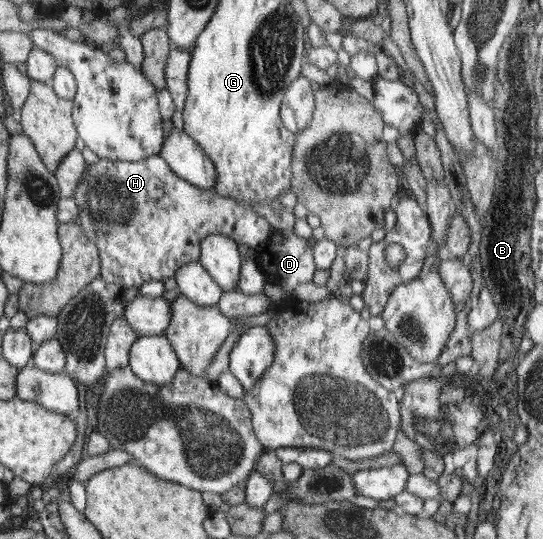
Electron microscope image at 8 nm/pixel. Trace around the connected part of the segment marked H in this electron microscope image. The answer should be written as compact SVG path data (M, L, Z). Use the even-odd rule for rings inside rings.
M153 155L136 162L99 158L97 163L87 165L85 174L83 175L83 181L81 184L78 184L72 197L75 199L76 205L78 206L78 217L75 223L78 223L81 226L86 237L94 242L98 251L100 251L102 266L101 277L110 283L122 282L123 286L127 288L140 288L146 281L163 281L166 277L175 277L178 269L184 266L185 263L196 262L200 259L201 243L207 235L222 234L223 236L232 237L236 243L248 244L249 246L256 248L269 237L269 231L271 230L268 221L262 215L254 212L252 208L244 207L241 203L238 203L231 197L222 197L214 189L206 190L204 188L199 188L194 184L191 184L188 180L182 179L181 176L166 163L166 160L161 155Z

